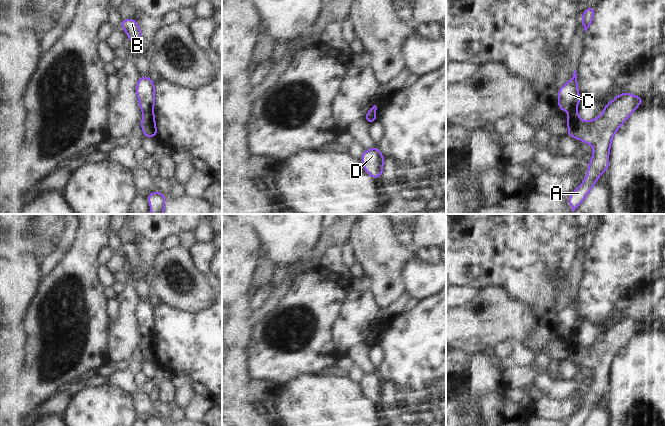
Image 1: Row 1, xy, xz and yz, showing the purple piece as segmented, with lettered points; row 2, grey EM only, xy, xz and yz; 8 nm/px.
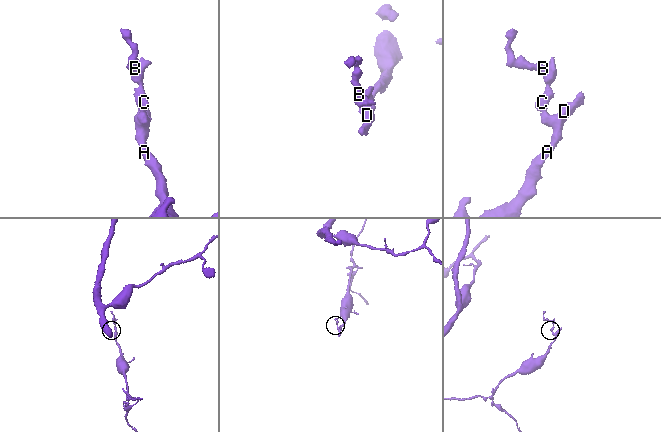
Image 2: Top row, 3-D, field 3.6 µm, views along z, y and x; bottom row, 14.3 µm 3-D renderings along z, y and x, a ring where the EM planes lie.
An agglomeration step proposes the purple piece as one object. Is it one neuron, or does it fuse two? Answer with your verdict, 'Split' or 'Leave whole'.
Split.

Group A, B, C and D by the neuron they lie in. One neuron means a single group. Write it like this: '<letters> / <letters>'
A D / B C

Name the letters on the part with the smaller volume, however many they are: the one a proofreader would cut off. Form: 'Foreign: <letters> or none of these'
Foreign: B, C

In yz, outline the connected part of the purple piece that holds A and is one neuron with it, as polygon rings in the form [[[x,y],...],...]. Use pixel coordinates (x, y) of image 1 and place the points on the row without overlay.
[[[622,317],[603,331],[603,338],[591,345],[583,345],[572,333],[568,342],[570,361],[593,370],[593,380],[588,388],[588,397],[582,408],[569,419],[569,426],[583,426],[601,398],[609,392],[609,374],[613,359],[629,342],[633,335],[643,327],[643,321]]]

